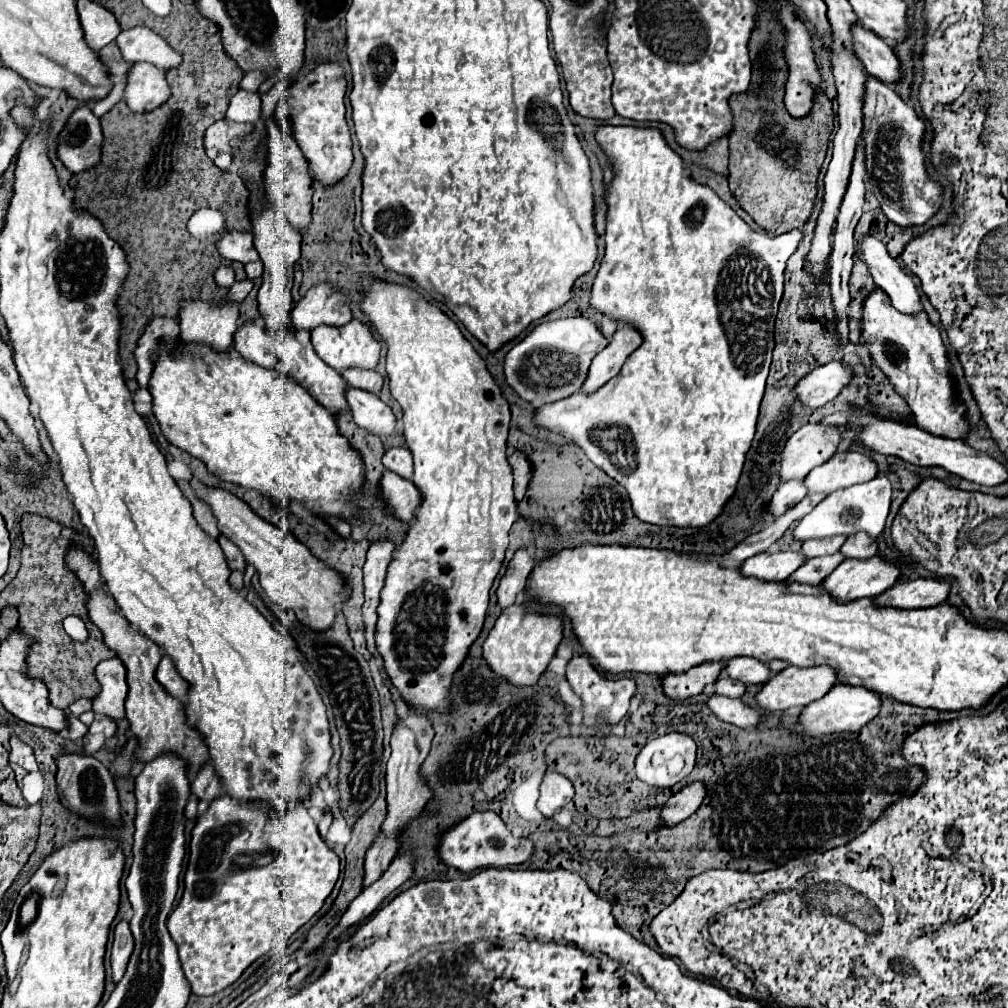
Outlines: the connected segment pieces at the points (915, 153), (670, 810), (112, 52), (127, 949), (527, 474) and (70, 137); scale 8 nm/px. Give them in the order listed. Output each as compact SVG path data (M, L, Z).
M873 76L867 78L865 90L863 140L867 152L869 186L875 198L881 202L883 214L893 224L899 228L923 226L943 204L943 186L929 176L921 150L925 122L891 86L875 80Z
M697 780L681 788L677 794L673 794L667 804L661 810L661 820L665 826L675 826L689 818L703 802L705 798L705 782Z
M109 42L107 46L103 46L103 48L99 50L99 56L101 56L103 64L109 68L109 72L113 72L113 74L117 74L117 76L125 76L125 74L129 72L129 68L131 68L131 64L123 60L121 50L117 48L115 42Z
M121 920L115 928L113 948L111 948L111 970L113 970L113 982L115 984L123 978L131 952L133 952L133 936L129 930L129 922Z
M513 452L509 456L509 464L515 472L515 500L519 502L525 496L527 484L531 480L531 464L523 452Z
M79 106L57 136L57 158L73 174L93 168L101 158L101 124L87 106Z

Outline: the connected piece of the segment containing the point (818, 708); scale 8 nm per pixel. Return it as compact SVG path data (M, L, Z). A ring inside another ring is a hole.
M835 684L821 700L805 706L799 724L803 732L809 736L821 736L833 732L857 732L879 714L879 708L881 708L881 696L877 692L871 692L865 686Z

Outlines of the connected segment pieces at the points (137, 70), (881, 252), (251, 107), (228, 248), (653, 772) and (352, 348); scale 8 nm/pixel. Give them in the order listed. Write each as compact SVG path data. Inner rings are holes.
M137 62L127 74L125 102L133 112L151 112L169 100L169 84L165 72L153 64Z
M865 236L857 246L861 260L867 264L875 284L891 298L891 304L909 316L923 312L919 290L913 278L907 276L901 264L889 256L887 248L873 236Z
M237 90L237 94L229 102L227 118L233 122L253 122L255 134L263 132L265 124L261 120L261 98L257 92Z
M225 230L217 242L217 250L225 260L249 264L257 260L257 250L253 248L253 234L251 232L237 232Z
M669 732L645 744L639 752L637 776L657 788L669 788L691 774L695 766L697 744L689 734Z
M353 318L349 324L343 324L341 328L333 328L333 326L327 326L327 324L321 324L321 326L313 328L311 342L315 346L315 352L321 356L321 360L327 366L335 368L337 372L345 370L345 368L353 368L353 366L373 370L377 366L379 354L381 354L381 344L375 340L371 328L357 318Z

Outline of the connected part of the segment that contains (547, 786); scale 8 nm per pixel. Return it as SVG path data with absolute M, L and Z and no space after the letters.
M547 772L541 782L541 796L537 800L537 810L551 818L559 808L567 806L573 800L573 784L569 778L557 772Z

